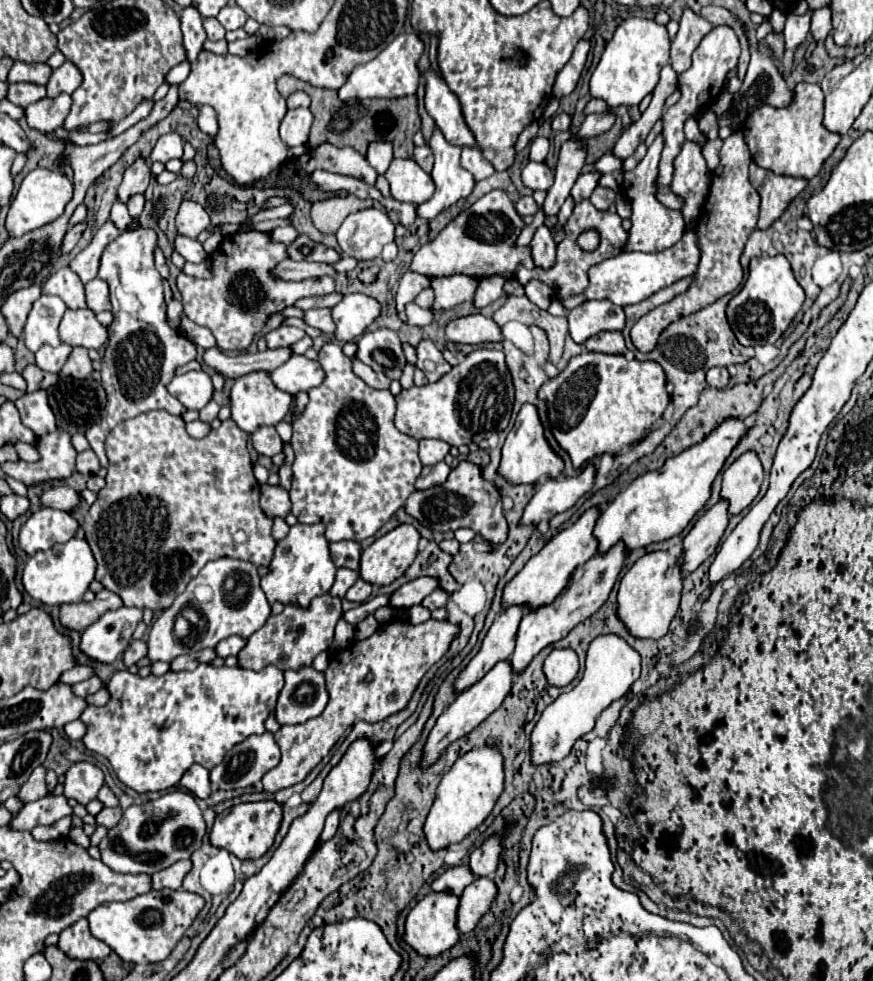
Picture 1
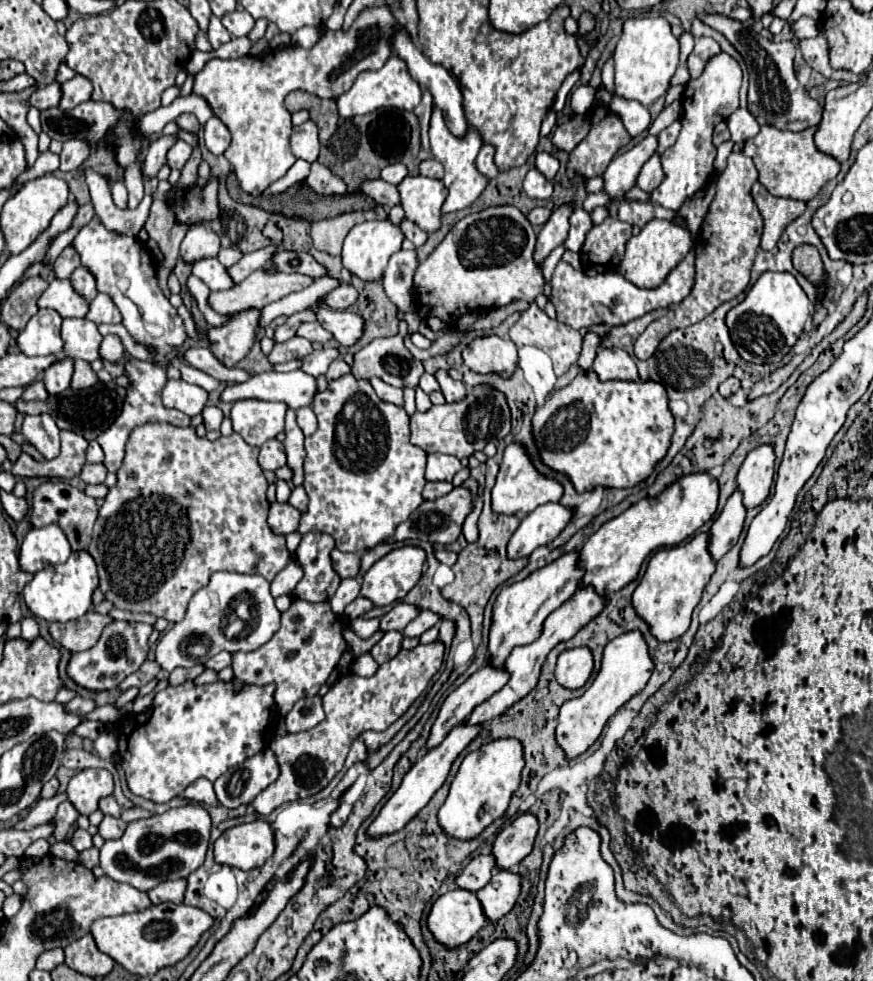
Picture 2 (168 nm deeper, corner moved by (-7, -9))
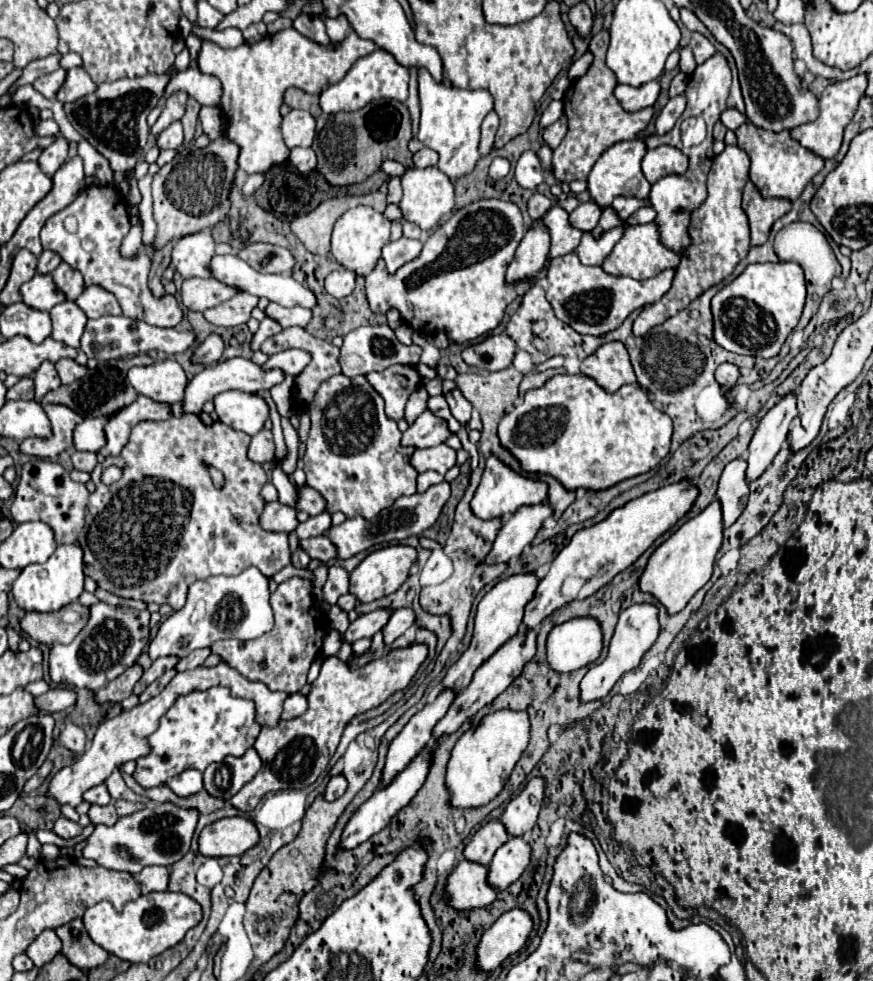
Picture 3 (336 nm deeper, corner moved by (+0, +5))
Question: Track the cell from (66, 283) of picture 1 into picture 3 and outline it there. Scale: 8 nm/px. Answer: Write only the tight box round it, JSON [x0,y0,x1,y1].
[20,274,64,310]

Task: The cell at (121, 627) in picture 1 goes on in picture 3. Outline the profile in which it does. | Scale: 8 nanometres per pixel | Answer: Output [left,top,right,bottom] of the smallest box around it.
[50,602,150,692]

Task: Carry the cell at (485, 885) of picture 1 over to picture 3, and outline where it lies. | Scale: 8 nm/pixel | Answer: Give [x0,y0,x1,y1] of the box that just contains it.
[488,836,530,890]

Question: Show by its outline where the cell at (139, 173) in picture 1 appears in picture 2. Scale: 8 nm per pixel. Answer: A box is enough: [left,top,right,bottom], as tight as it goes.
[141,136,177,178]

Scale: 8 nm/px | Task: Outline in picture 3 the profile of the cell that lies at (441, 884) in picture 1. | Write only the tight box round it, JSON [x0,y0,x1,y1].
[464,820,508,864]

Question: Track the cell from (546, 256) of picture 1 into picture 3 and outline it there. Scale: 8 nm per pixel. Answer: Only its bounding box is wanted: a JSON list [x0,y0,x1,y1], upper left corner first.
[546,254,674,336]

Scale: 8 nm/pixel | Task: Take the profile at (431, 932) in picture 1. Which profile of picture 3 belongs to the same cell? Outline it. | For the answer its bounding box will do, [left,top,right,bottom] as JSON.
[446,860,498,912]

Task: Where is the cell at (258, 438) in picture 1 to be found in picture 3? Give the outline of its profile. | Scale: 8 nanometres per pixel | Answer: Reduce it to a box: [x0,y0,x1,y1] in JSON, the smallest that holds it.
[248,428,274,464]

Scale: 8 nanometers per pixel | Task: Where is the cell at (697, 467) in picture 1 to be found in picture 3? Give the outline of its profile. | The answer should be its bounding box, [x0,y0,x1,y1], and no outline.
[520,480,698,630]

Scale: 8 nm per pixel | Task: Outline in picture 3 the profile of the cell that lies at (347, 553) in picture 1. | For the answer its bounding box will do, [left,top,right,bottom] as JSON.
[298,536,336,564]

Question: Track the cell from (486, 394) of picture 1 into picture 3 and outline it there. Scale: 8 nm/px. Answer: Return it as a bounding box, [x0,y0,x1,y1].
[402,412,450,448]

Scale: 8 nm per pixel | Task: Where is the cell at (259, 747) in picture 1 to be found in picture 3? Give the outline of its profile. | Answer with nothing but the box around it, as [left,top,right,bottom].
[204,748,262,800]

